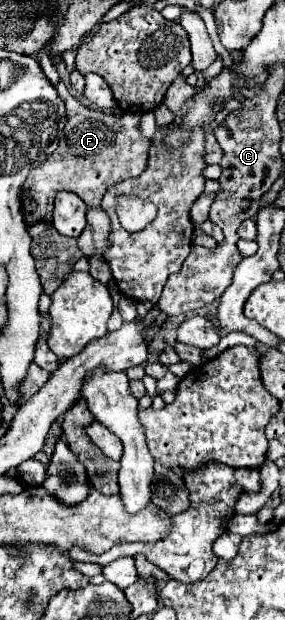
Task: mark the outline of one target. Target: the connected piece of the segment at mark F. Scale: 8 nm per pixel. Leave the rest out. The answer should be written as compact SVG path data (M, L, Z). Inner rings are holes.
M58 85L58 95L66 105L66 127L58 149L38 167L34 167L22 185L22 213L26 225L38 221L52 223L52 203L58 191L76 193L86 205L100 205L102 193L114 183L138 177L146 169L150 139L140 133L140 115L106 115L80 105L64 87Z

